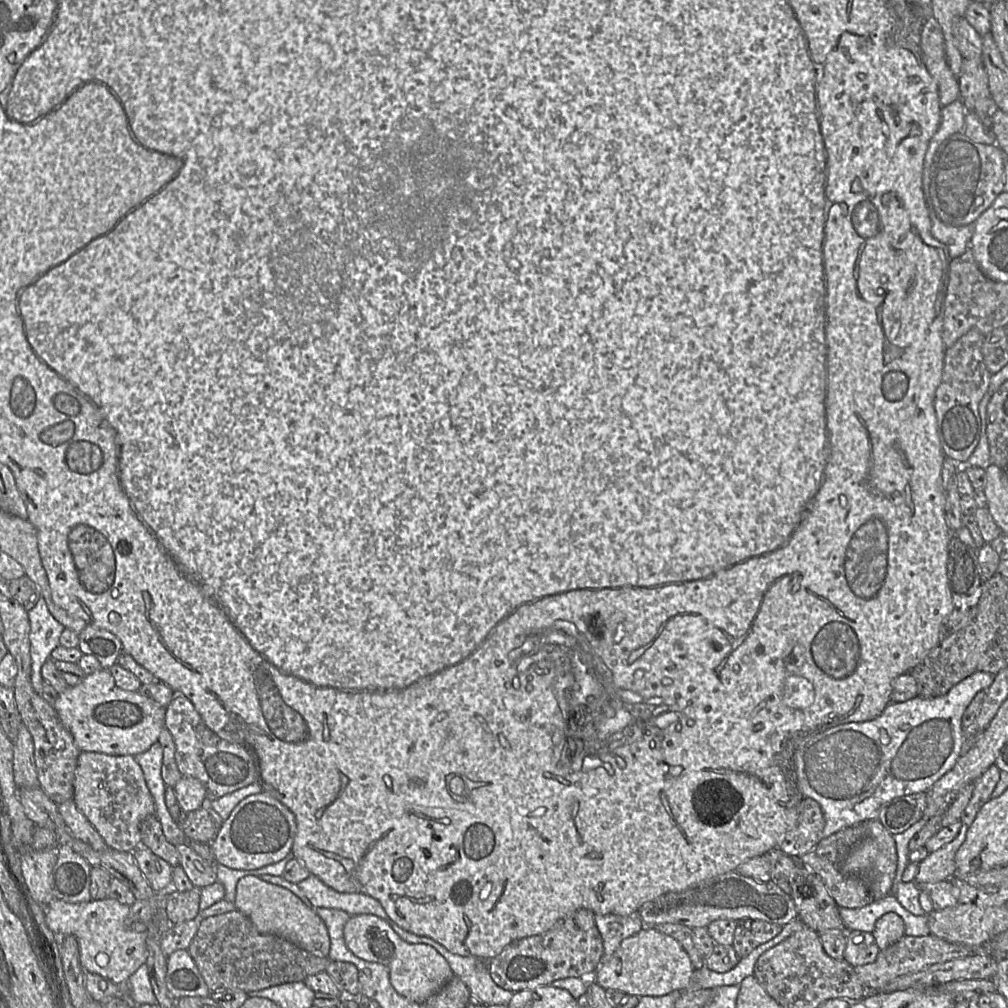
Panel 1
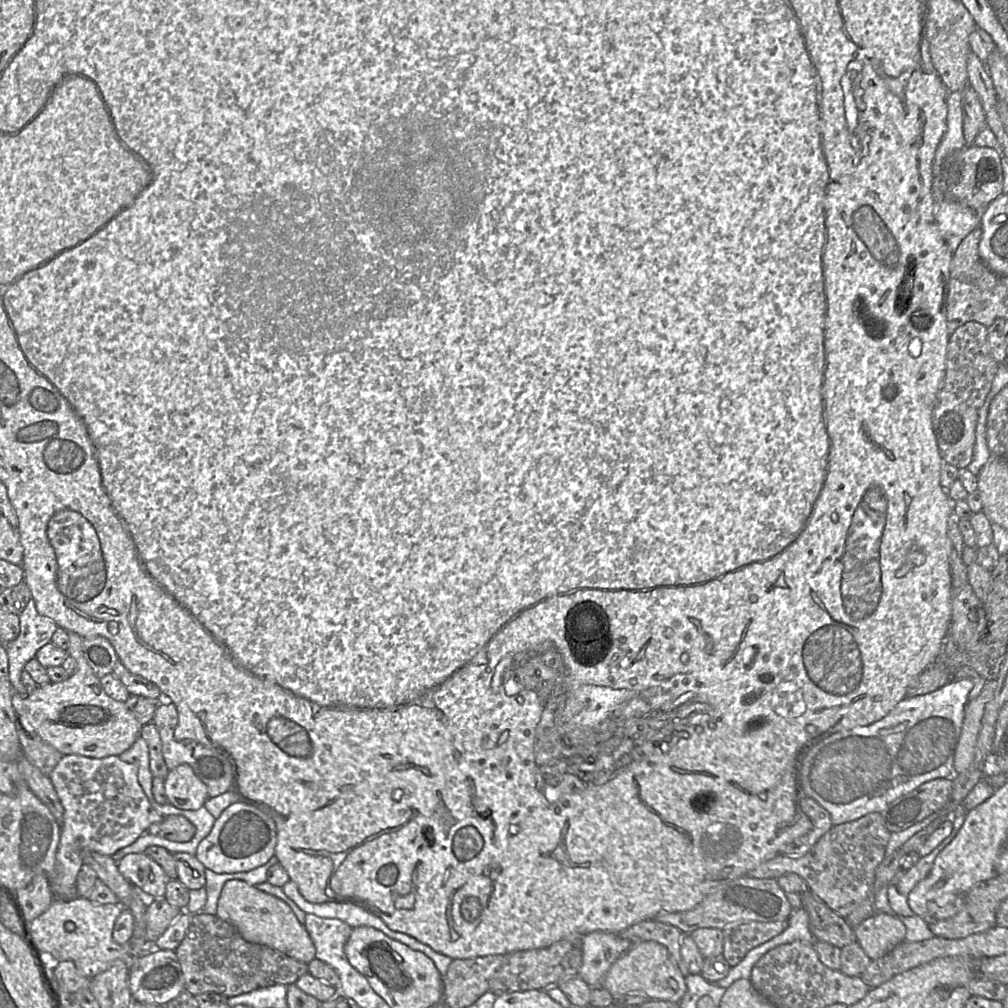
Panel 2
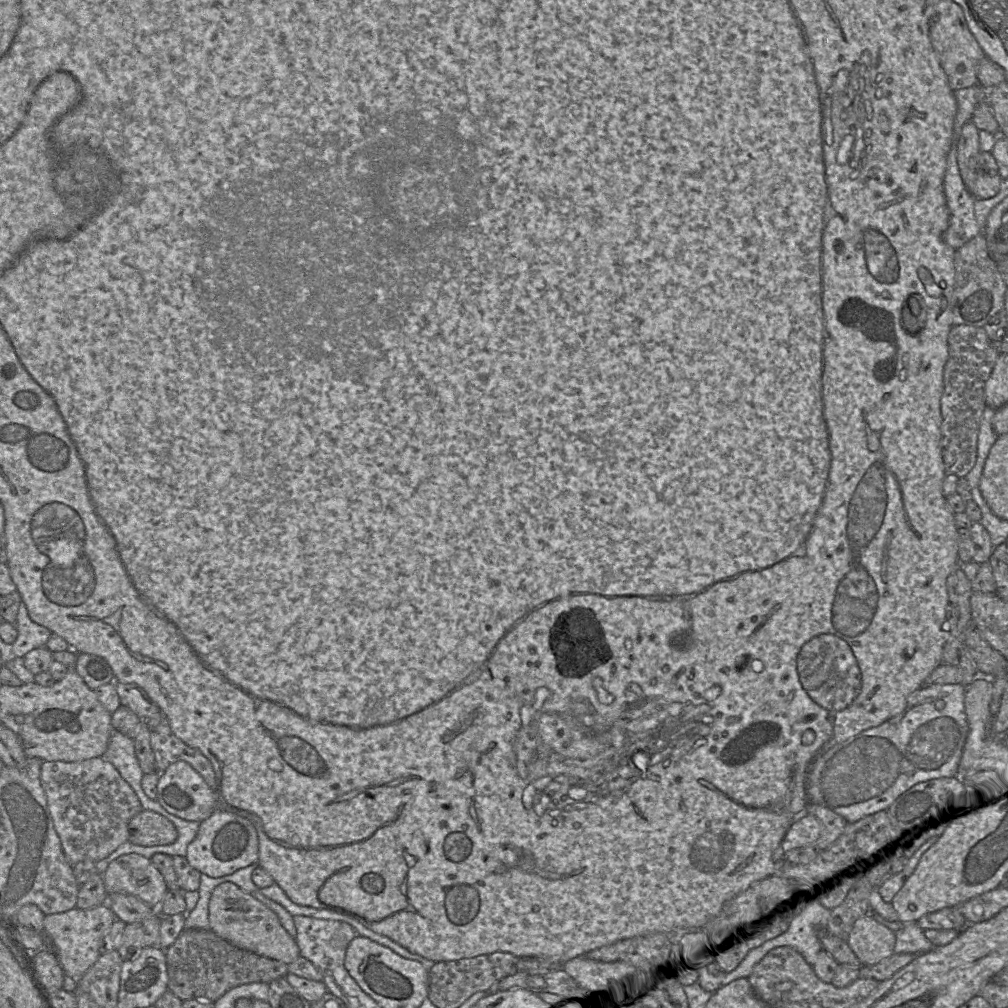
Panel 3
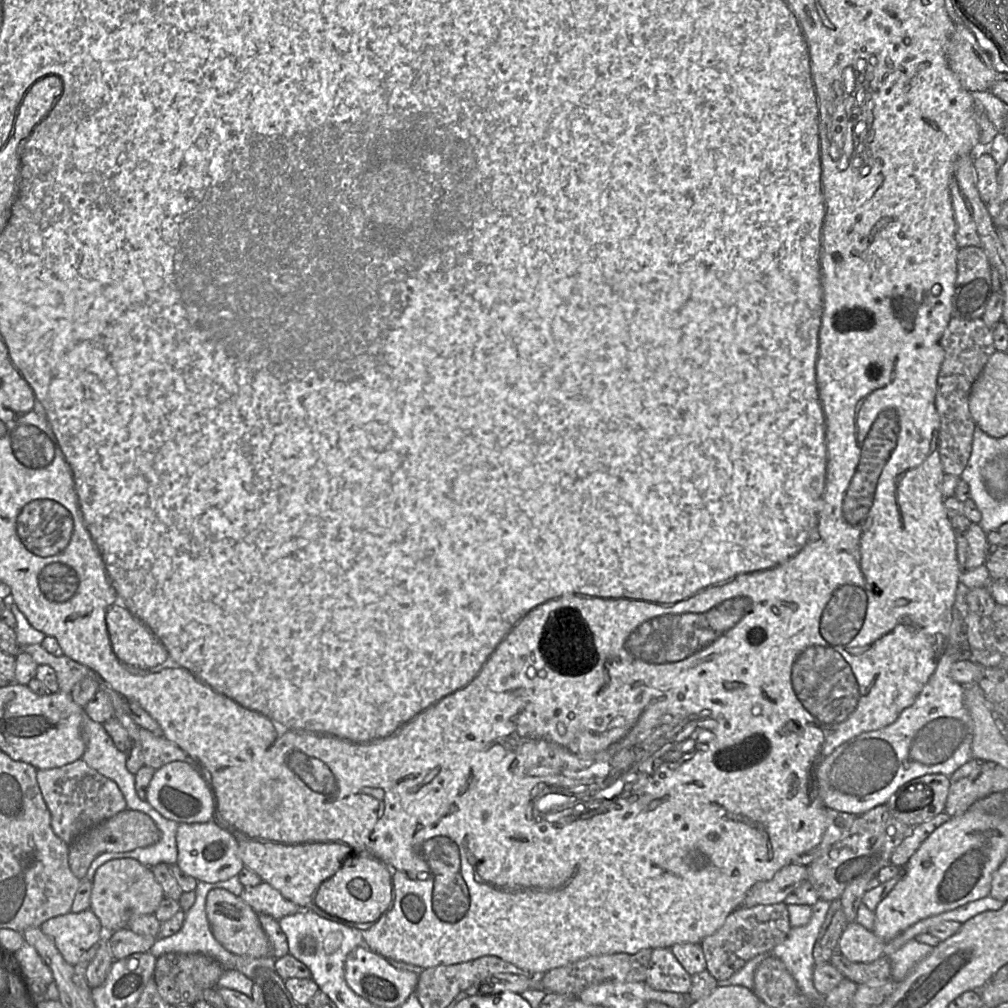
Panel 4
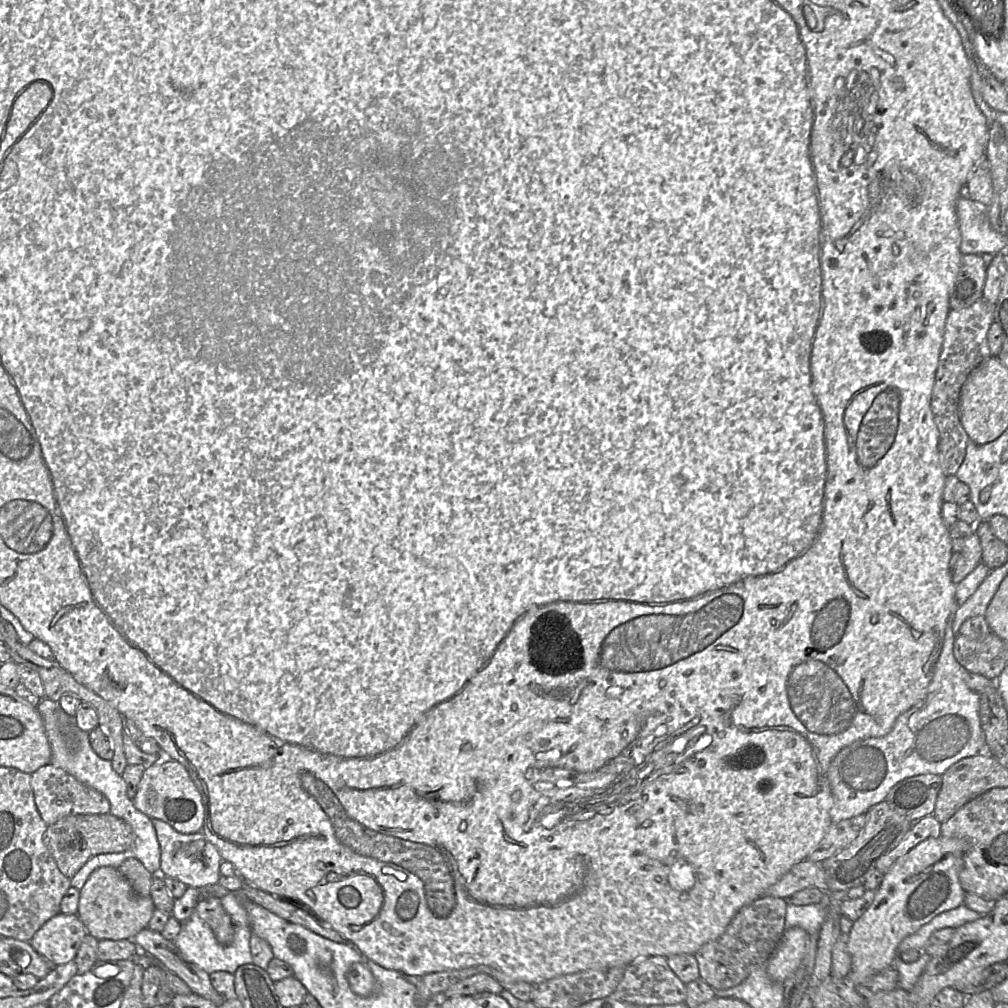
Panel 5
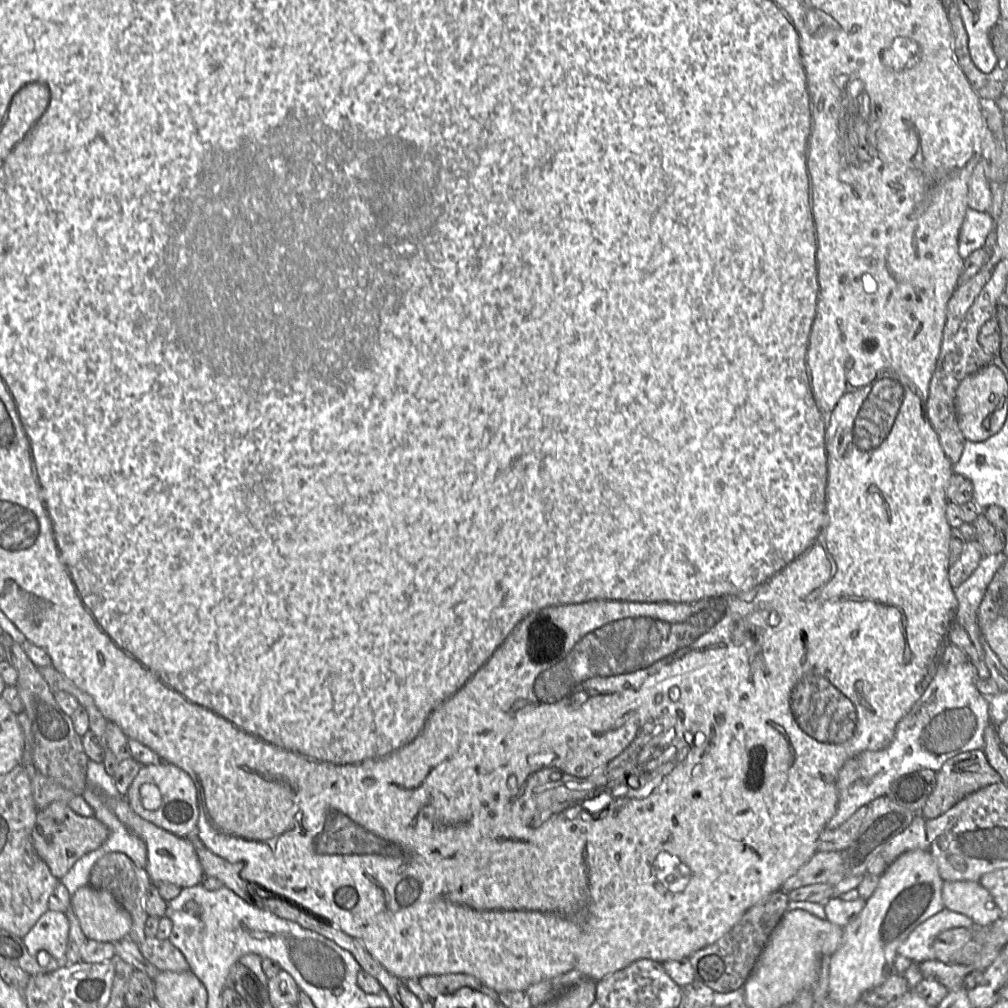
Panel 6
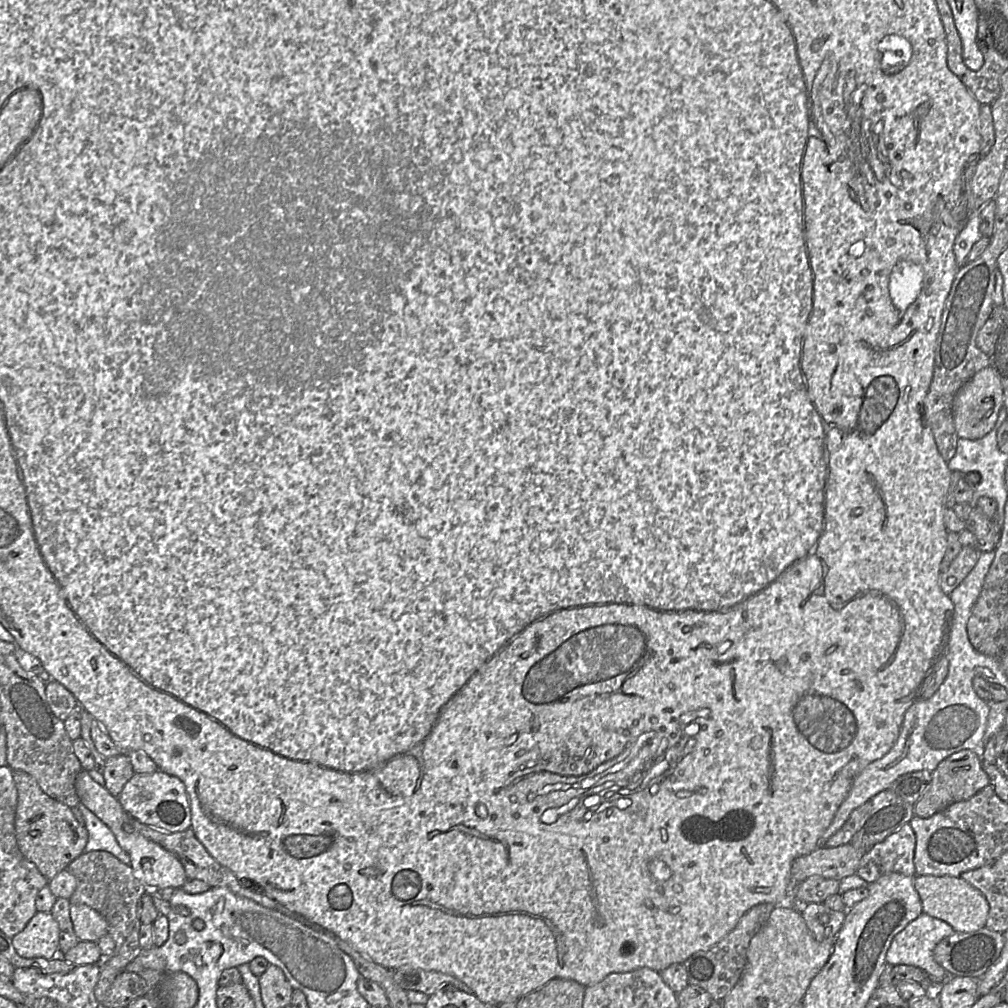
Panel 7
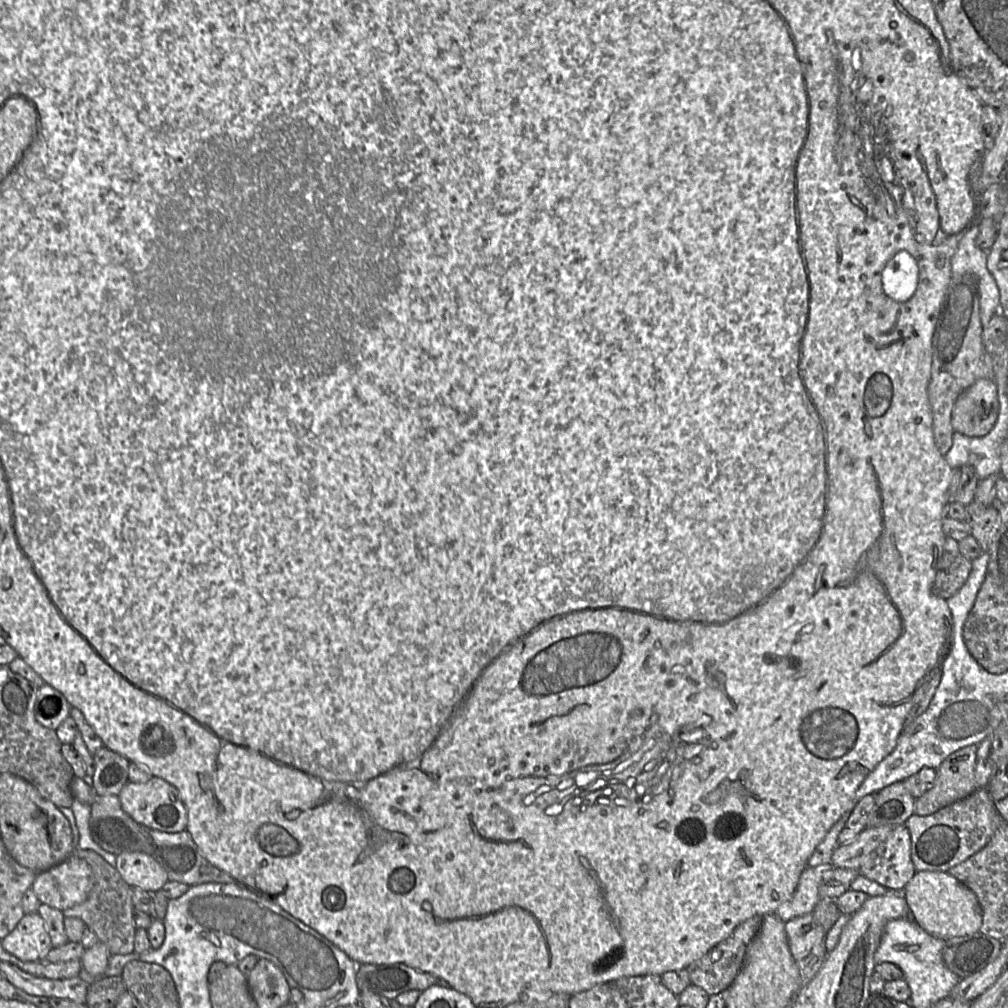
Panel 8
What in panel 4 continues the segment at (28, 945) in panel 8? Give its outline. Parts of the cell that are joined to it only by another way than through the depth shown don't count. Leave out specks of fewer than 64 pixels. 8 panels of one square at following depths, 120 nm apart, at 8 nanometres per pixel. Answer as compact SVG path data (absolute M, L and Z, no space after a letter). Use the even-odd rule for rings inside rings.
M90 909L50 918L40 929L54 941L65 961L73 966L105 936L99 918Z

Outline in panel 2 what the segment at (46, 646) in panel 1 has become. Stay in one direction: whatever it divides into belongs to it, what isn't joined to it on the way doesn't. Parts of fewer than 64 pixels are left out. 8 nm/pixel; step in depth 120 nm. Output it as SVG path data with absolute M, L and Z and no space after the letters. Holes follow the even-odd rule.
M31 600L19 615L20 633L16 639L1 643L8 655L8 681L15 692L26 695L29 690L21 682L21 673L25 664L35 658L36 652L51 641L58 625L48 617L38 613L35 602Z

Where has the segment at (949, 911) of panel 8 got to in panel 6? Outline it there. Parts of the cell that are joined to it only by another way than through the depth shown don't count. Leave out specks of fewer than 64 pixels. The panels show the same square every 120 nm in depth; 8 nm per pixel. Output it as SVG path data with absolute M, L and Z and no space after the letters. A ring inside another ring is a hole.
M944 881L942 899L946 909L968 916L974 927L987 927L1000 918L992 895L979 882Z

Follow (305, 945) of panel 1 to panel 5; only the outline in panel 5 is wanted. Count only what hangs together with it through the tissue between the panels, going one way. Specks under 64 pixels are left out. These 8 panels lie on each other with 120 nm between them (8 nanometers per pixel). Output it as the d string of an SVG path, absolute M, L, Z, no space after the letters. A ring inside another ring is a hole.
M218 897L201 899L194 911L213 930L217 941L223 945L230 944L234 939L234 927L231 917L222 906Z

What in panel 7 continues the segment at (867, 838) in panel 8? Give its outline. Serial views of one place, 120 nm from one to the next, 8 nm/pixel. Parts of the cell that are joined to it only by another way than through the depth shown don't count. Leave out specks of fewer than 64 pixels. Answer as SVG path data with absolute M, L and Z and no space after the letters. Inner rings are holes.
M848 843L837 847L819 846L811 853L796 858L792 863L790 871L791 893L793 888L813 876L840 881L845 877L855 874L865 853L863 850L857 849Z

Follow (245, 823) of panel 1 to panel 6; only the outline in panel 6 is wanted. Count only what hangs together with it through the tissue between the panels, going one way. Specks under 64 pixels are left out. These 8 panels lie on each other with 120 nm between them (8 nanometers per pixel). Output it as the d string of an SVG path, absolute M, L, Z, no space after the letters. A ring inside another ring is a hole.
M124 797L105 798L105 805L132 833L140 837L147 847L147 864L145 870L152 883L169 882L180 888L192 887L201 883L204 878L202 866L197 857L195 848L186 837L161 829L136 814Z

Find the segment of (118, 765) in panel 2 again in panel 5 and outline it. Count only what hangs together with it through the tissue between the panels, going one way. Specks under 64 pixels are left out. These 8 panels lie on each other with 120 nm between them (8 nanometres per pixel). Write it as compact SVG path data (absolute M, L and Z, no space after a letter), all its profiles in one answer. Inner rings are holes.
M52 764L42 766L31 774L31 786L36 808L47 825L69 815L107 814L110 810L110 803L103 794L80 783L75 777Z

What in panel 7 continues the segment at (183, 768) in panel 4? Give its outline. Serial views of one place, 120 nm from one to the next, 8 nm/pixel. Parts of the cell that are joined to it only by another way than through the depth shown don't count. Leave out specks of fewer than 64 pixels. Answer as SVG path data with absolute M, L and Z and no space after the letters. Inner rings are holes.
M159 769L148 774L135 773L117 798L124 810L143 824L173 832L191 828L191 807L184 783Z

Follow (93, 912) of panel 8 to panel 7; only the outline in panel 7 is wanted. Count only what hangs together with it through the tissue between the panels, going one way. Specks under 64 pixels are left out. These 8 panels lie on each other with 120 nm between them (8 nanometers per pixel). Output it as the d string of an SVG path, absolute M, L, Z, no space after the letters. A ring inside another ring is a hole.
M107 851L84 852L67 867L77 879L77 887L70 897L70 904L87 905L99 912L108 924L108 934L116 944L115 953L101 961L101 972L94 994L98 1002L103 1001L115 980L126 966L136 959L140 952L139 931L142 925L138 916L138 902L147 892L146 886L138 880L129 864L121 862Z

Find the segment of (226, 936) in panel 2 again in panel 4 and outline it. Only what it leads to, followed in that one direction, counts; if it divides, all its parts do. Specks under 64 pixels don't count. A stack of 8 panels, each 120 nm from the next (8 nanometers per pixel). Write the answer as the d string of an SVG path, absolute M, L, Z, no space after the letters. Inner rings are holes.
M169 952L156 961L153 981L162 999L170 1004L194 1004L202 1000L203 992L217 986L225 969L215 959L201 953Z

